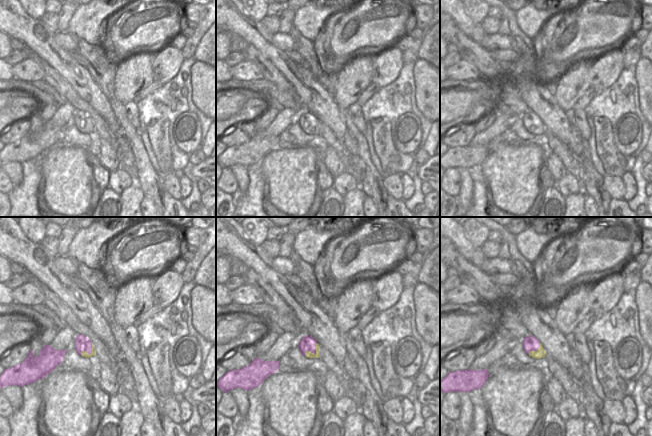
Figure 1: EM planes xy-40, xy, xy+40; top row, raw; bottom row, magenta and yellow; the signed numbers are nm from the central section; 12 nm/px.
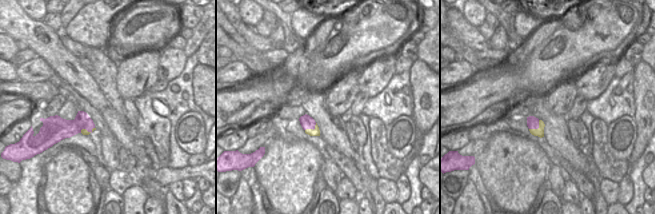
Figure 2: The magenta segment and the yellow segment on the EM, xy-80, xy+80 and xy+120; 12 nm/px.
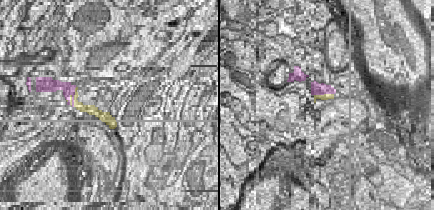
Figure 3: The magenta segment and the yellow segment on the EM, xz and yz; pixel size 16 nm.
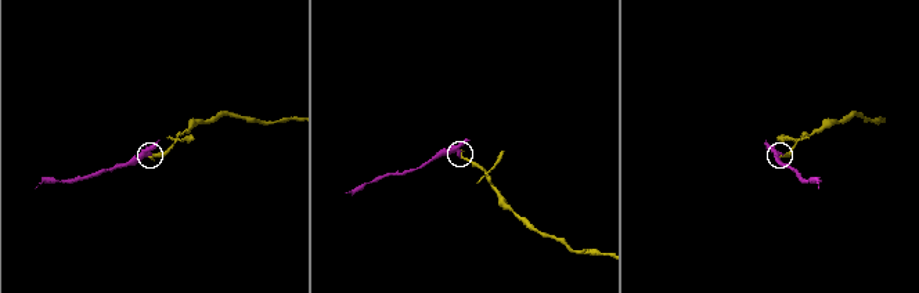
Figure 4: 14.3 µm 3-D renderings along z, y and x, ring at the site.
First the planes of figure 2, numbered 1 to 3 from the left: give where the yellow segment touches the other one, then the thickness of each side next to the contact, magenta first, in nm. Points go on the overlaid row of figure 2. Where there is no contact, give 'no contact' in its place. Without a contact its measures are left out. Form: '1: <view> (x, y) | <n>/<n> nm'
1: xy-80 (86, 129) | 220/70 nm
2: xy+80 (312, 128) | 160/100 nm
3: xy+120 (537, 128) | 140/110 nm

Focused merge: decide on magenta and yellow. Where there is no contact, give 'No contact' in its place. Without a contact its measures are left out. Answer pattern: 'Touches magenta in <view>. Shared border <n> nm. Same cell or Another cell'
Touches magenta in xy. Shared border 220 nm. Another cell

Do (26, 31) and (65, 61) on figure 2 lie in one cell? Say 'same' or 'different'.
same

